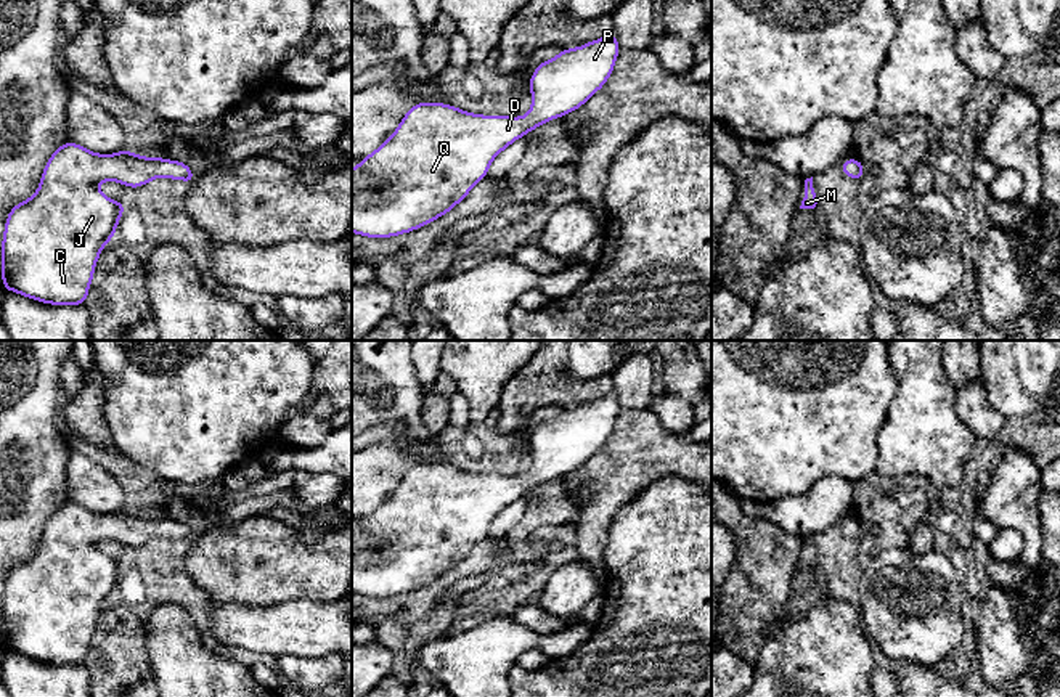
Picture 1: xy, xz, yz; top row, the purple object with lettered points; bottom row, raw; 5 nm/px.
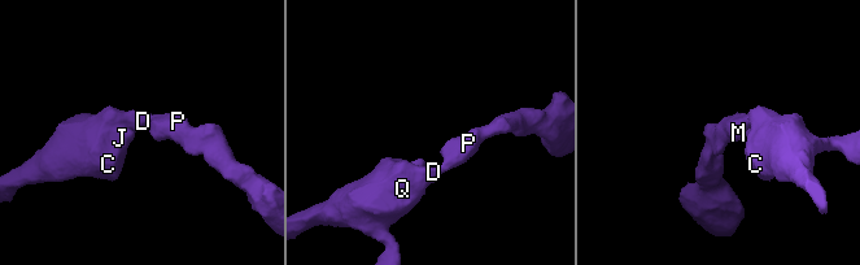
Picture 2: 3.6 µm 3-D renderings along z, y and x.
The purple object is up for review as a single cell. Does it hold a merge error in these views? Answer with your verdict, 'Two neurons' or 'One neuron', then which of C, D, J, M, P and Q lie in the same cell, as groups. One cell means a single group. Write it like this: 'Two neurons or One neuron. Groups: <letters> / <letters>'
One neuron. Groups: C D J M P Q

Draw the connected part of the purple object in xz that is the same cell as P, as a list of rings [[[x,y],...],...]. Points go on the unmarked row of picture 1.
[[[615,392],[564,408],[530,437],[532,467],[525,475],[485,475],[446,463],[416,463],[397,490],[352,528],[352,593],[392,597],[429,585],[456,567],[487,536],[495,517],[541,483],[581,467],[614,432],[620,413]]]

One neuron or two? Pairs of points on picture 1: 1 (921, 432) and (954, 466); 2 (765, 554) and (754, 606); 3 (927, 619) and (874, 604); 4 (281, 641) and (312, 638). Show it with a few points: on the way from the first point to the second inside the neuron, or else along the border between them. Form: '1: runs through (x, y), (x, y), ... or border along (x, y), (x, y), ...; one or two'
1: runs through (929, 440), (946, 458); one
2: runs through (765, 567), (755, 593); one
3: runs through (914, 612), (906, 604), (887, 604); one
4: runs through (289, 638), (304, 638); one

